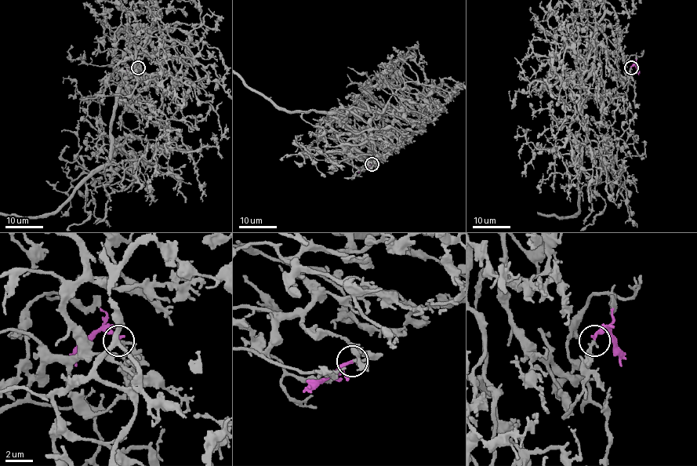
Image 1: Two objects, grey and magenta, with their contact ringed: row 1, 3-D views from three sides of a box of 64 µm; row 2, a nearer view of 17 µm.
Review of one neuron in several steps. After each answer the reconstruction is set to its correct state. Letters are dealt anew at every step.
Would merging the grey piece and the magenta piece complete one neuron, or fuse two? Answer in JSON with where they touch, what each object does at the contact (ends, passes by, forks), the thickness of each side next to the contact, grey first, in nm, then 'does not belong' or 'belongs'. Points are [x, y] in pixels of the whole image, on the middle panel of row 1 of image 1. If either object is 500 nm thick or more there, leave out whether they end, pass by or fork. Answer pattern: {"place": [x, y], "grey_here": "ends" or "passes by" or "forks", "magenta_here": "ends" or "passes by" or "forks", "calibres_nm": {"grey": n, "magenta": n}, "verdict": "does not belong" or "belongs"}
{"place": [372, 164], "grey_here": "ends", "magenta_here": "ends", "calibres_nm": {"grey": 200, "magenta": 240}, "verdict": "belongs"}

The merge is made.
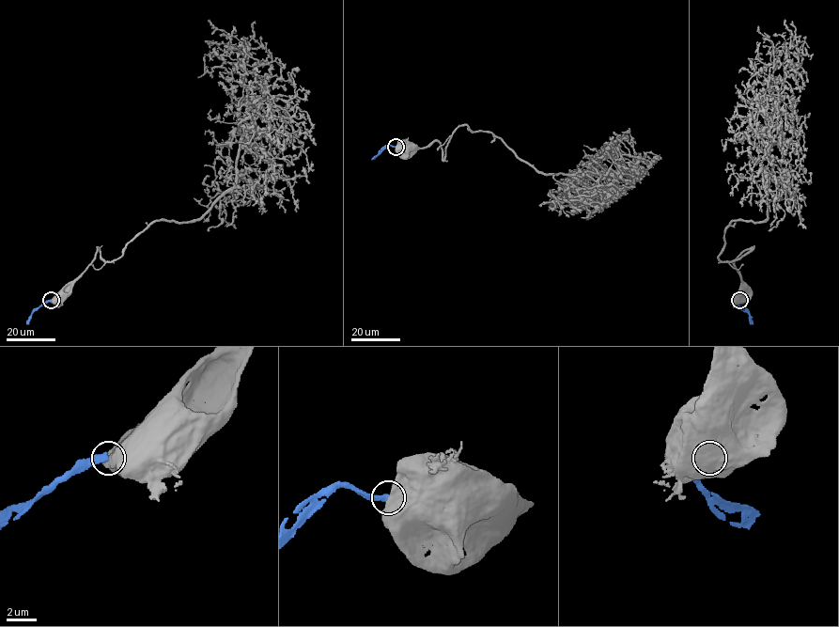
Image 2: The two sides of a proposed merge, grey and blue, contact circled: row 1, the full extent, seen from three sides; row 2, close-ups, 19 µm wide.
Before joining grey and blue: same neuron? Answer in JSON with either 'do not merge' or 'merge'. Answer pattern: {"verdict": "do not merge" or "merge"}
{"verdict": "do not merge"}

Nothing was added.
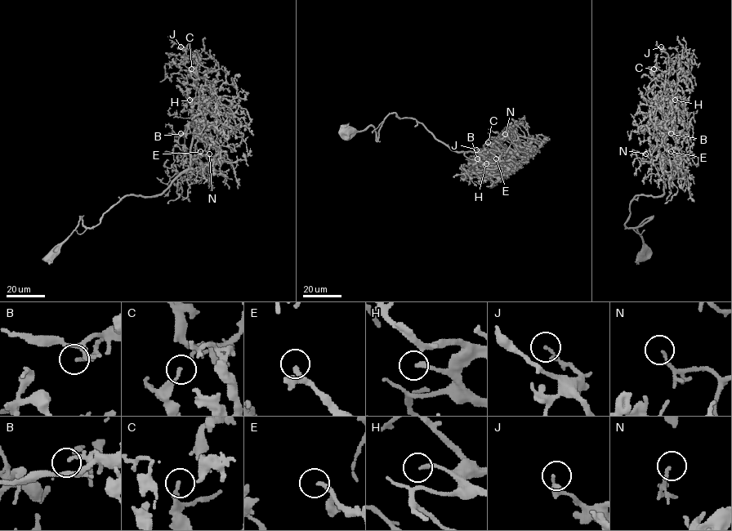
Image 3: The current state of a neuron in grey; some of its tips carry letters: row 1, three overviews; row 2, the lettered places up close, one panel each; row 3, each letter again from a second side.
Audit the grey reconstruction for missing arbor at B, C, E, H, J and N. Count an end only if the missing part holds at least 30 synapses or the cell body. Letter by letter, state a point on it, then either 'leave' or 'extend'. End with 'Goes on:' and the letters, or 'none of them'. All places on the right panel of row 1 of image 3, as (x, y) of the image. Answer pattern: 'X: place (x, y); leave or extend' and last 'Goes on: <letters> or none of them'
B: place (671, 133); leave
C: place (653, 69); leave
E: place (671, 151); extend
H: place (675, 100); extend
J: place (661, 46); leave
N: place (645, 153); extend
Goes on: E, H, N

